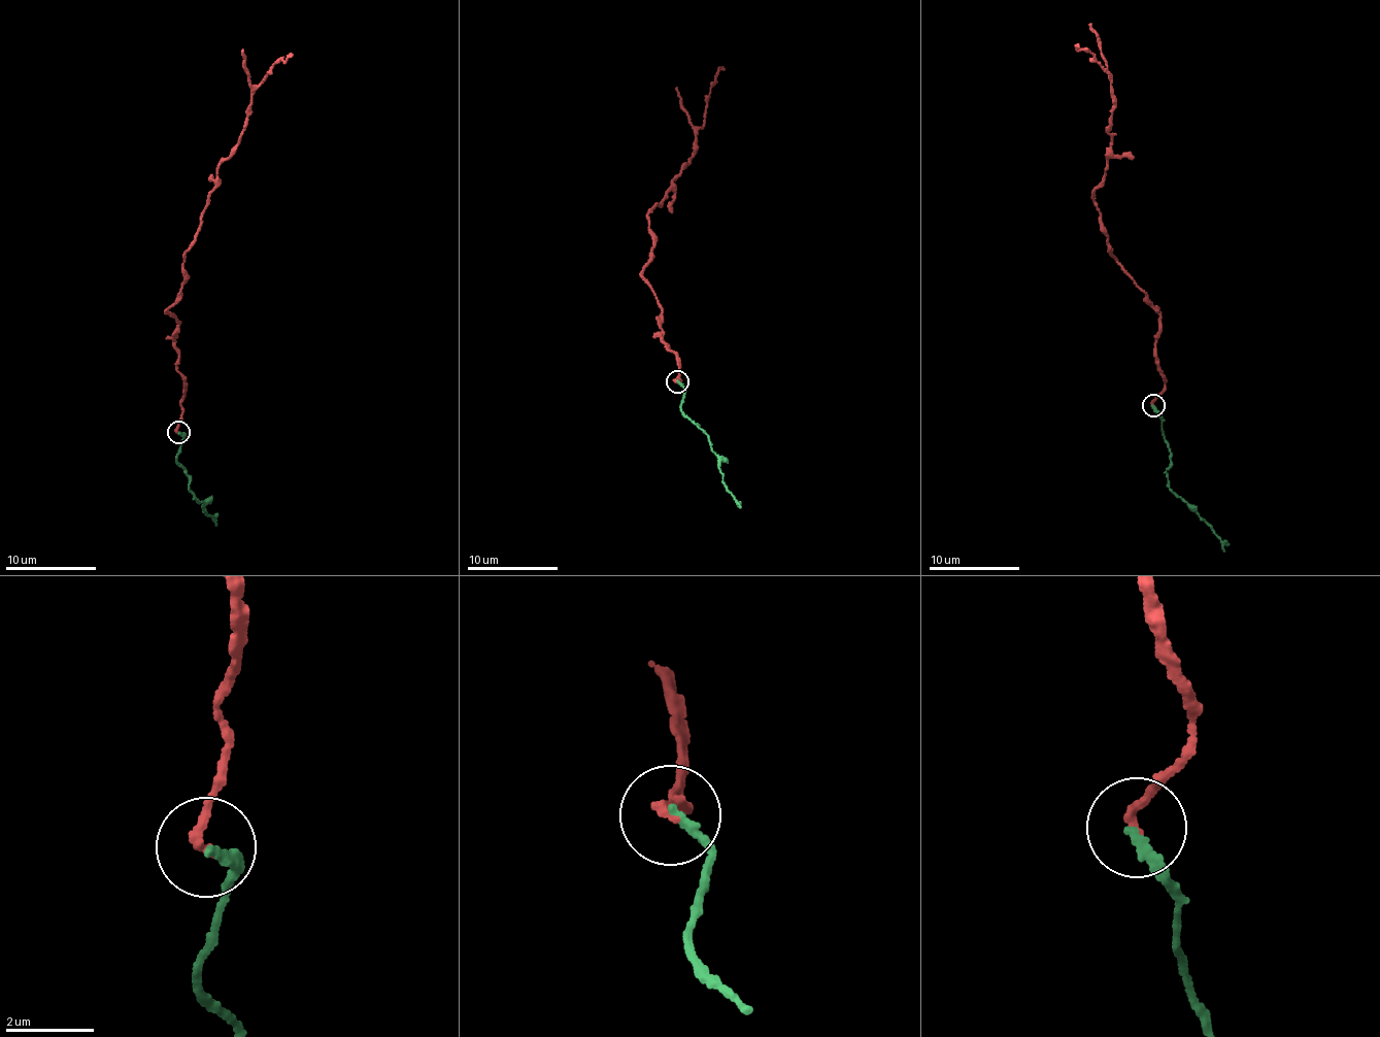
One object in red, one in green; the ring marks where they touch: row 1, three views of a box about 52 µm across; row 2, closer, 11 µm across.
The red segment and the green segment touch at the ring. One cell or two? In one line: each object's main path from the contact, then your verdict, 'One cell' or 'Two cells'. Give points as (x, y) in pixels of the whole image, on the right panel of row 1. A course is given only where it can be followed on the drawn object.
Course of red: (1152, 406), (1165, 386), (1155, 350), (1158, 311), (1109, 252), (1096, 201), (1112, 137), (1112, 75), (1079, 46). Course of green: (1152, 406), (1160, 415), (1164, 441), (1169, 448), (1170, 464), (1166, 476), (1169, 488), (1209, 526), (1223, 552). One cell

